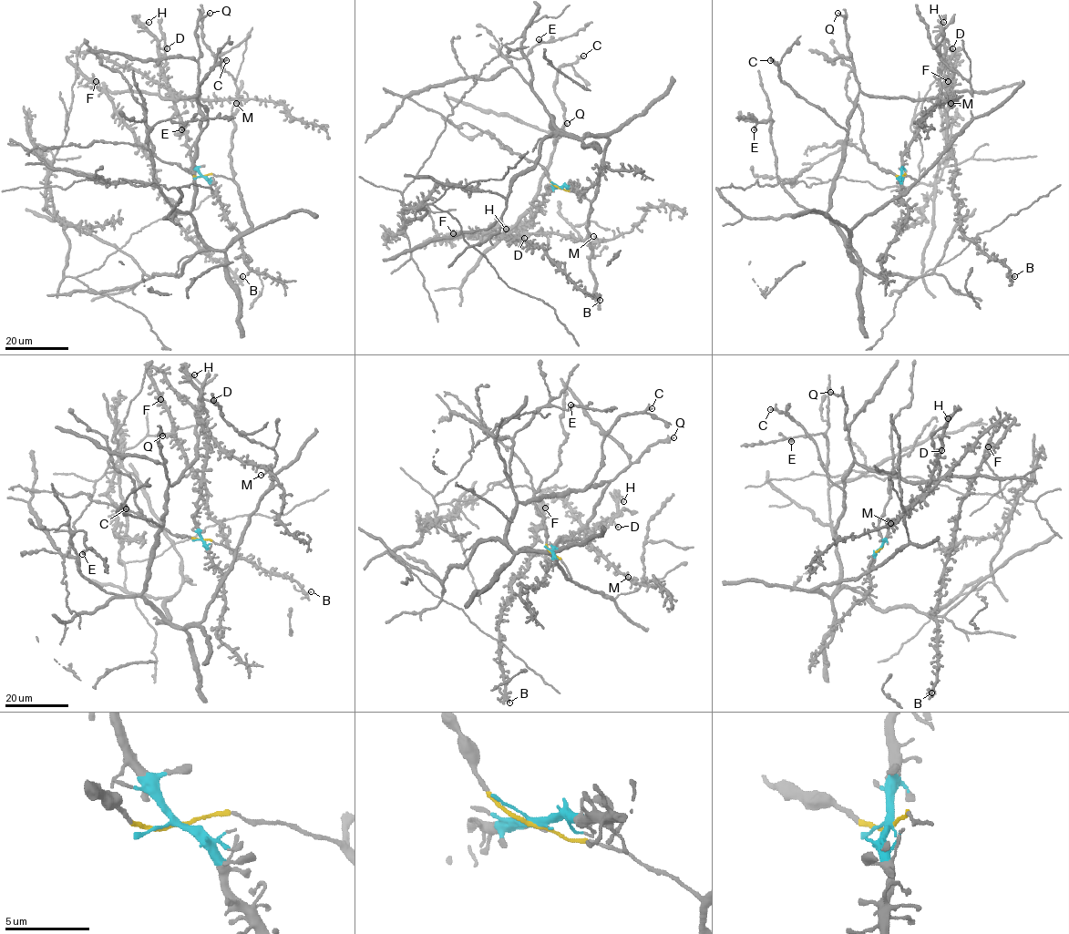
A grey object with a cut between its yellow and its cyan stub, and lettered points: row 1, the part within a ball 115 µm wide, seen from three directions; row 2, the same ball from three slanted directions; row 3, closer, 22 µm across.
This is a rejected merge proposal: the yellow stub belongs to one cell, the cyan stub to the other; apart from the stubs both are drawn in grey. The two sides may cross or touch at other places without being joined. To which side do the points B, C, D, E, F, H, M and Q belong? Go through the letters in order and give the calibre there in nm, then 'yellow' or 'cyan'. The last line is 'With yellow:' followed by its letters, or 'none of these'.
B: calibre 200 nm; cyan
C: calibre 320 nm; yellow
D: calibre 440 nm; cyan
E: calibre 500 nm; yellow
F: calibre 360 nm; cyan
H: calibre 320 nm; cyan
M: calibre 240 nm; cyan
Q: calibre 240 nm; yellow
With yellow: C, E, Q

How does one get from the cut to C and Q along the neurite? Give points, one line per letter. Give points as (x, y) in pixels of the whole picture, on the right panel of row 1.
C: (901, 176), (915, 180), (851, 229), (850, 251), (827, 212), (847, 133), (786, 84), (779, 67), (770, 59)
Q: (901, 176), (915, 180), (851, 229), (850, 251), (827, 212), (858, 91), (845, 17), (837, 13)

